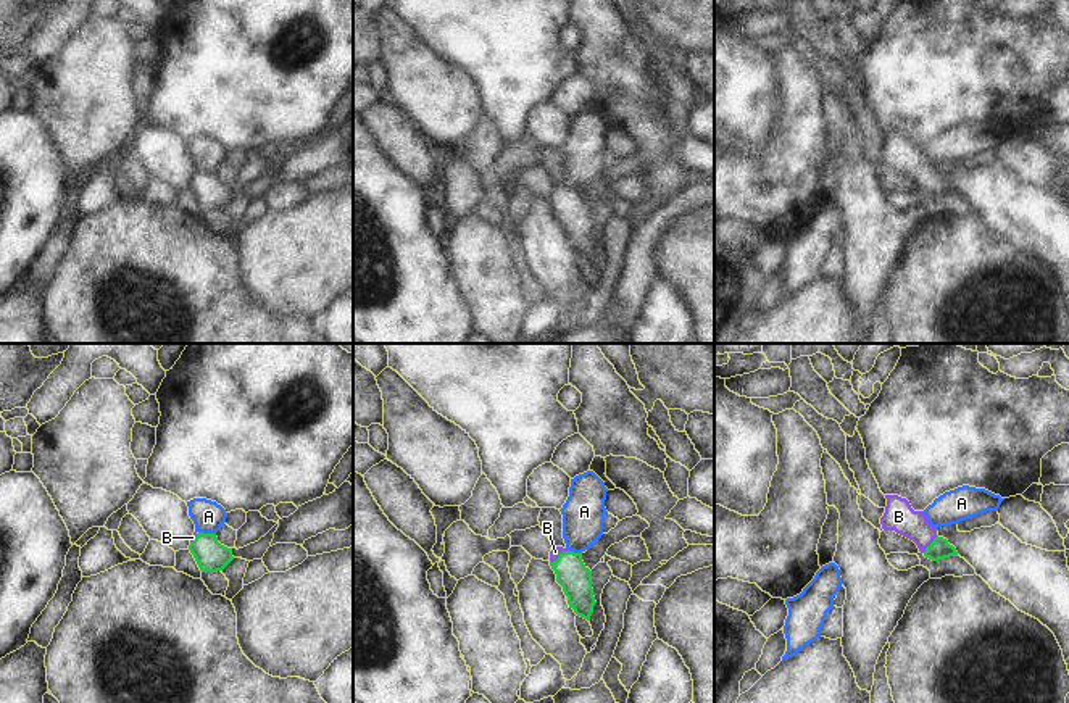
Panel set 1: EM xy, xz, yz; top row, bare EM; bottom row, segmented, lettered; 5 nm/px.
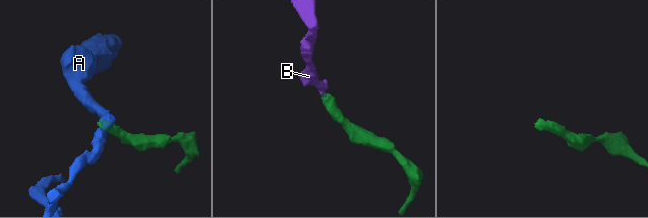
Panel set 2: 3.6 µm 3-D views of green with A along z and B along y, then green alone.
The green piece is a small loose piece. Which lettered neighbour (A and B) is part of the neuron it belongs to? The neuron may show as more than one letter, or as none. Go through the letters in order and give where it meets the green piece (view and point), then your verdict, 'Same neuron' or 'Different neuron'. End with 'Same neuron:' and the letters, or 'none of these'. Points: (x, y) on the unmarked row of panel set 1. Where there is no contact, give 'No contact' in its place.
A: Touches green at xy (207, 173). Different neuron
B: Touches green at xz (558, 195). Same neuron
Same neuron: B

